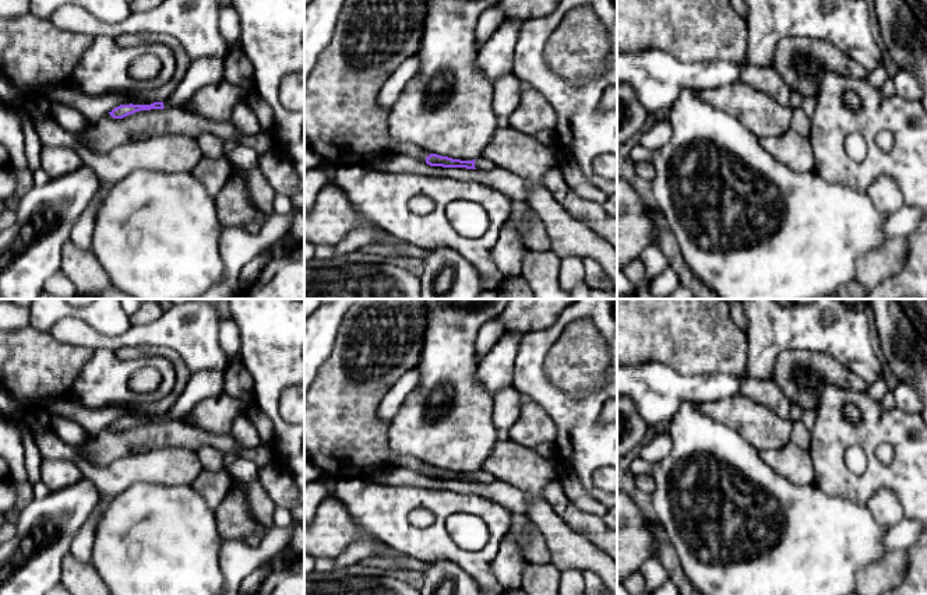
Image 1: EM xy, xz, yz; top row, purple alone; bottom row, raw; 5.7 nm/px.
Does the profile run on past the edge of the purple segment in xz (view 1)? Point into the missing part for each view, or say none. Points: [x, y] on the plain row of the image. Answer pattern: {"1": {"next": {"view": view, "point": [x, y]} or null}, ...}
{"1": {"next": null}}

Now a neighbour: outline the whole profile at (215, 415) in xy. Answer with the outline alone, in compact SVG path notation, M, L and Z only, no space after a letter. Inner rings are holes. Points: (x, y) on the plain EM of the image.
M226 392L200 402L190 418L193 425L214 434L229 434L235 418L246 411L246 405Z

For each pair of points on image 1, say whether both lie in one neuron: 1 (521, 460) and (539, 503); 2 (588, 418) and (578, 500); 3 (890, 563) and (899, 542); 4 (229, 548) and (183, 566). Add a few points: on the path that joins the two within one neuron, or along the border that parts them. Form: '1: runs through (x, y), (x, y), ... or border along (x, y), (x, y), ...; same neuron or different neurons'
1: runs through (527, 471), (532, 478), (535, 492); same neuron
2: border along (570, 460), (582, 488), (602, 504); different neurons
3: border along (905, 549), (892, 549), (890, 552); different neurons
4: border along (221, 538), (219, 567), (224, 580); different neurons

